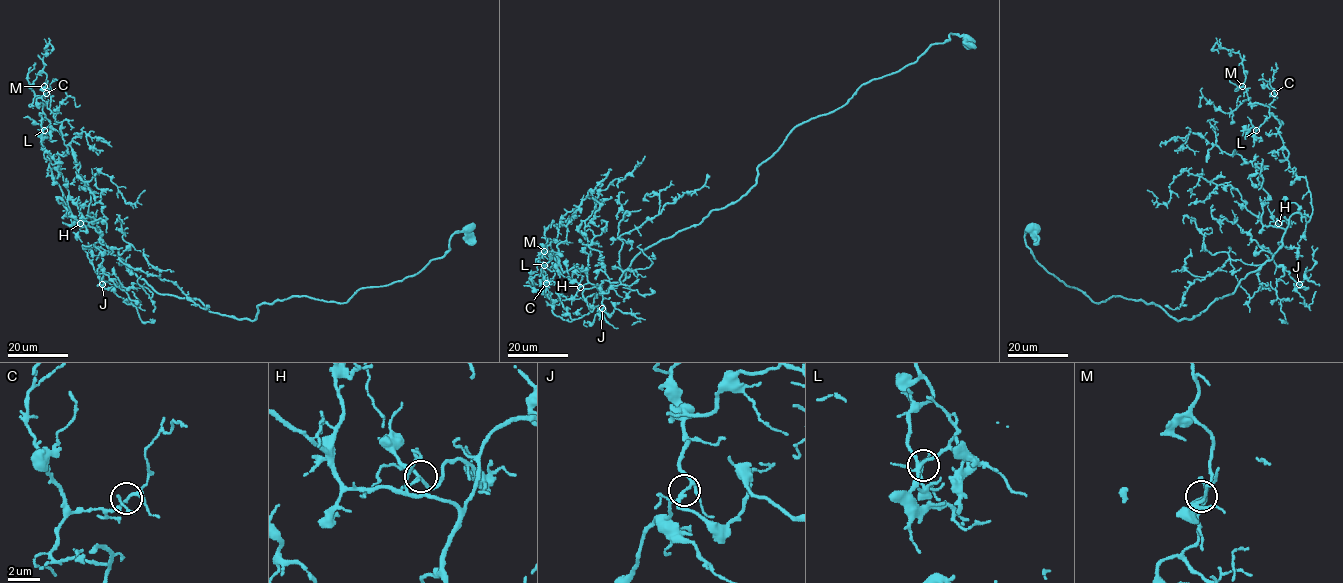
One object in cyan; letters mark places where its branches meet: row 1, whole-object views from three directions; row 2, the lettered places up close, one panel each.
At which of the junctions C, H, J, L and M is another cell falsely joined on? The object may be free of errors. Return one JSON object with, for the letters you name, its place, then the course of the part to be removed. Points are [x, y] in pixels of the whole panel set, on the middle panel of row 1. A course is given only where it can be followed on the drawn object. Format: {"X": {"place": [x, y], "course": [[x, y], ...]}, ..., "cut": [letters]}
{"cut": []}

